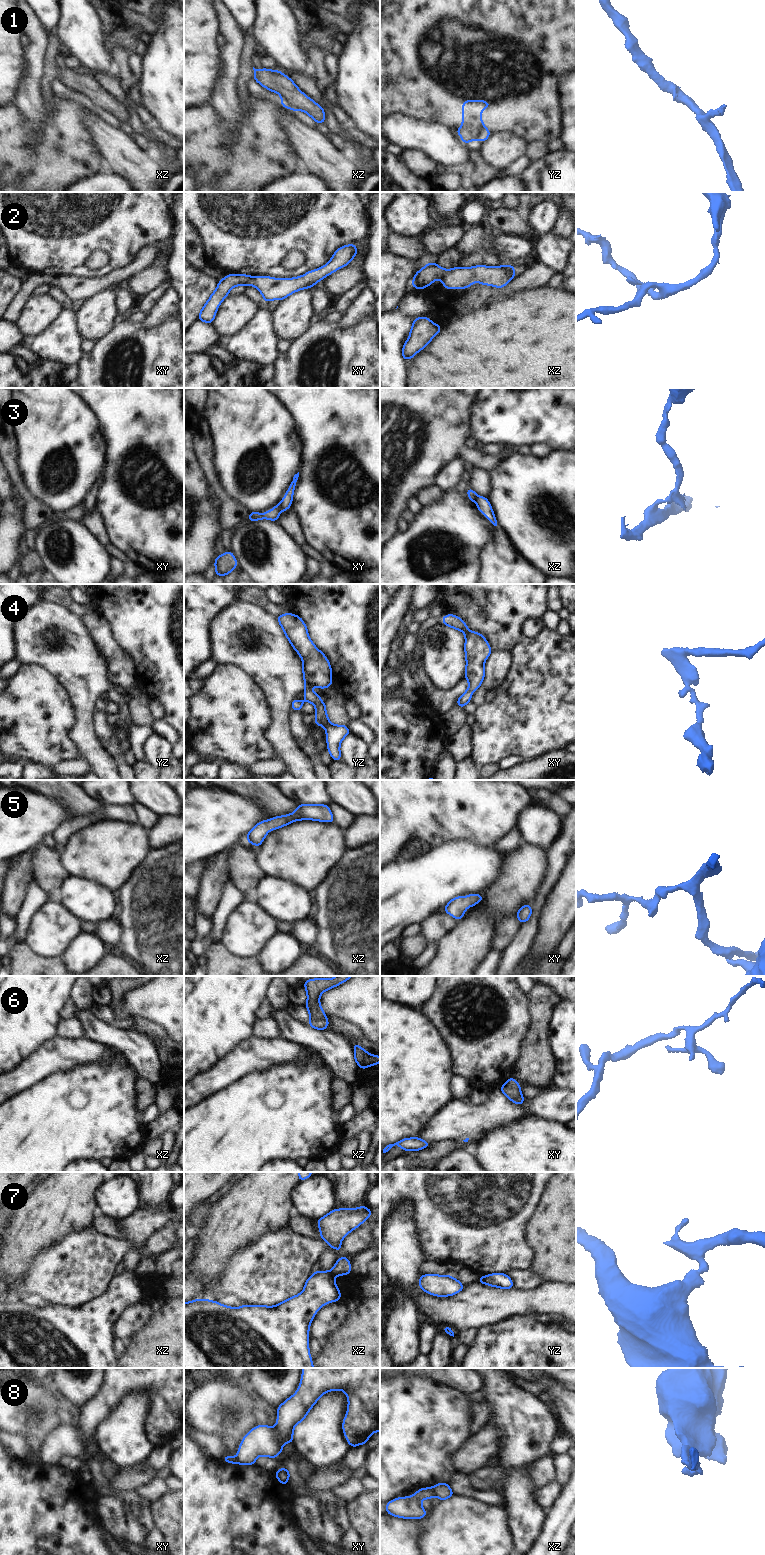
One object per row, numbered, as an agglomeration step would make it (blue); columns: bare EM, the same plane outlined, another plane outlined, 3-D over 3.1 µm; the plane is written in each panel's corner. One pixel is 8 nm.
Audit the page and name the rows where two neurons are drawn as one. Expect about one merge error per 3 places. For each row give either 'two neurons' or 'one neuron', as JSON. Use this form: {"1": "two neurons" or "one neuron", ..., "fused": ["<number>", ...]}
{"1": "one neuron", "2": "one neuron", "3": "two neurons", "4": "one neuron", "5": "one neuron", "6": "two neurons", "7": "two neurons", "8": "two neurons", "fused": ["3", "6", "7", "8"]}

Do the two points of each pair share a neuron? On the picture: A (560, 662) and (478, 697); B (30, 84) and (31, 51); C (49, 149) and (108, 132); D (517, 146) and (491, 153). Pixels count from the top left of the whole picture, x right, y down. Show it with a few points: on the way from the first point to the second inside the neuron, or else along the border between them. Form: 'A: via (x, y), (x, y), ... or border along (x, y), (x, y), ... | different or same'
A: border along (485, 702), (477, 707) | different
B: via (31, 76), (31, 59) | same
C: border along (86, 114), (88, 132), (103, 158) | different
D: via (511, 147), (497, 151) | same

